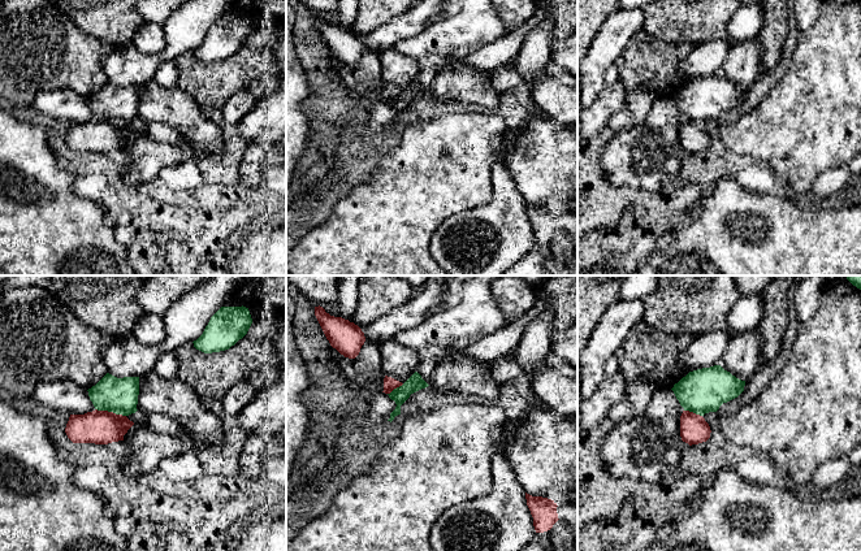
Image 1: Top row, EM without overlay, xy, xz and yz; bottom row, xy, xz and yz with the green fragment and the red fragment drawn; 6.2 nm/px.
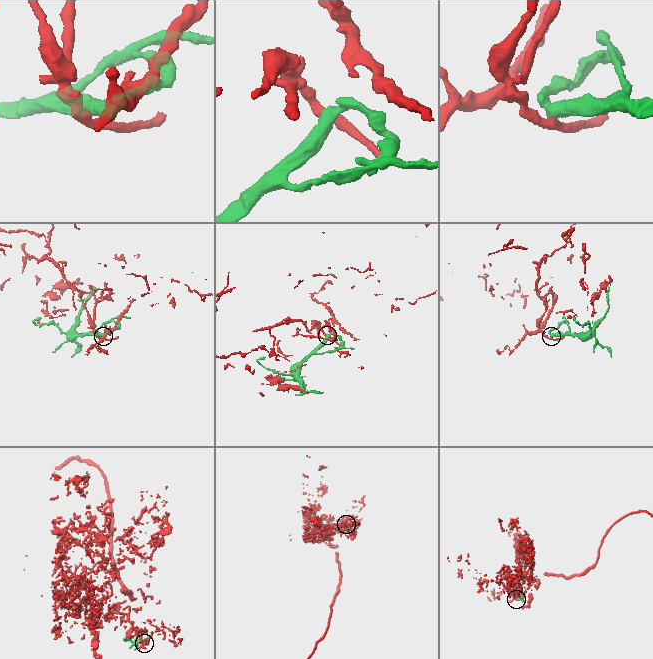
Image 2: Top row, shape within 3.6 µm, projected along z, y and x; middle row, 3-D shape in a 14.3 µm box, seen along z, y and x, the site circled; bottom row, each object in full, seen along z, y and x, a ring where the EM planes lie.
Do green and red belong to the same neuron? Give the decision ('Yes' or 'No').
No

